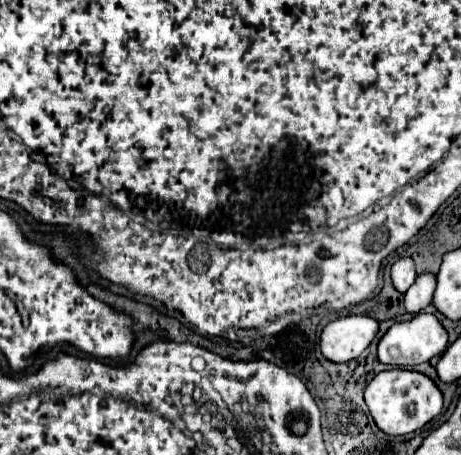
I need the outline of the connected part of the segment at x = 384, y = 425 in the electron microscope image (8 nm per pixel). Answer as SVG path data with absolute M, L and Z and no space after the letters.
M391 368L379 372L365 388L365 404L385 434L401 436L423 428L429 420L433 420L443 408L443 394L437 384L423 372L405 370L405 368Z

